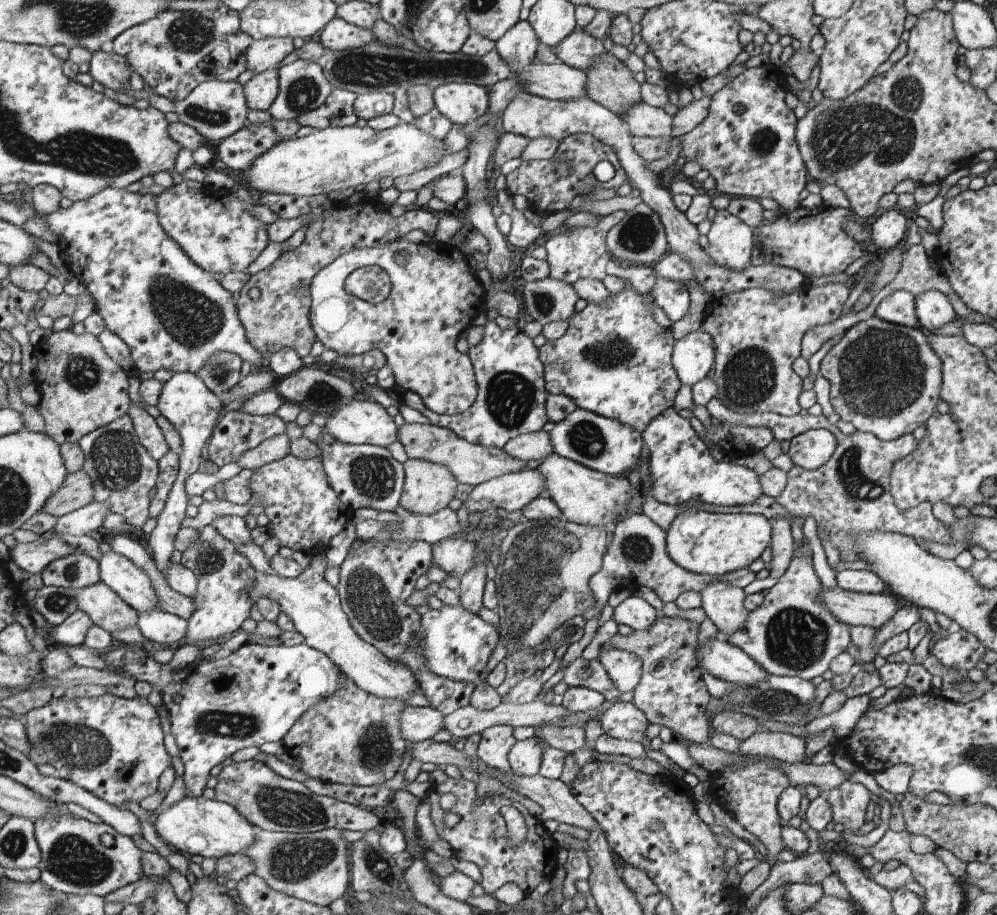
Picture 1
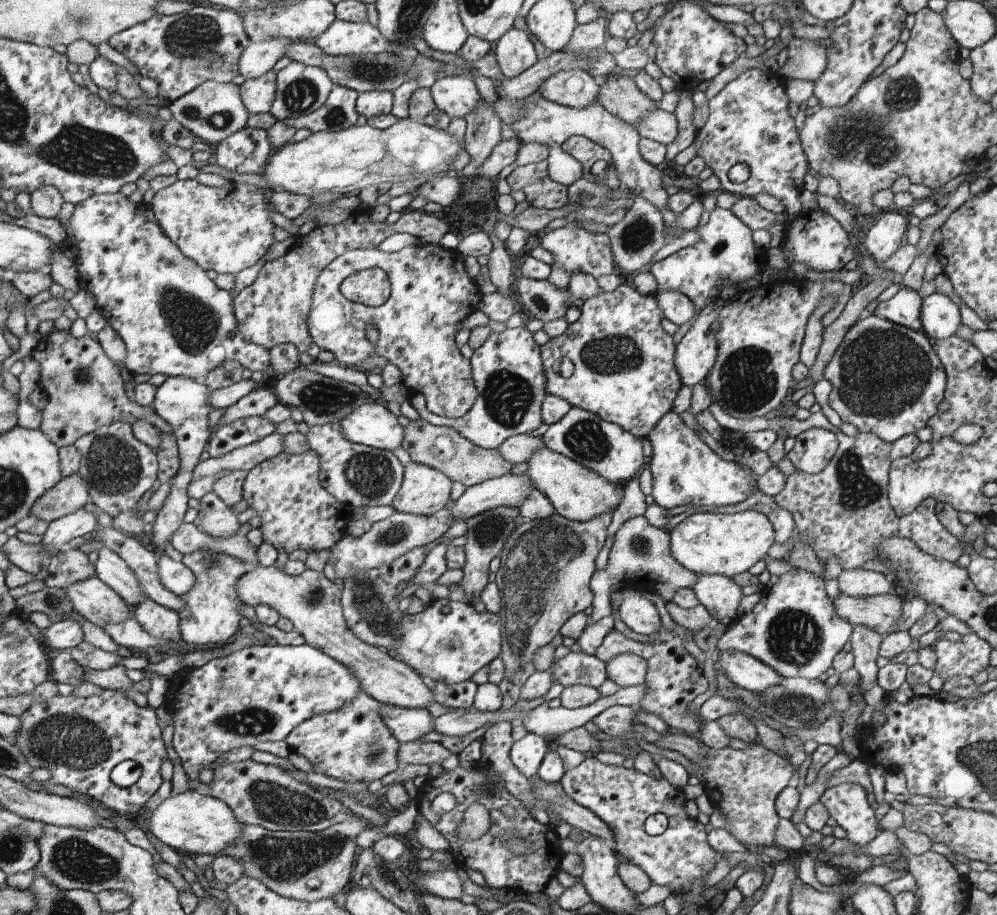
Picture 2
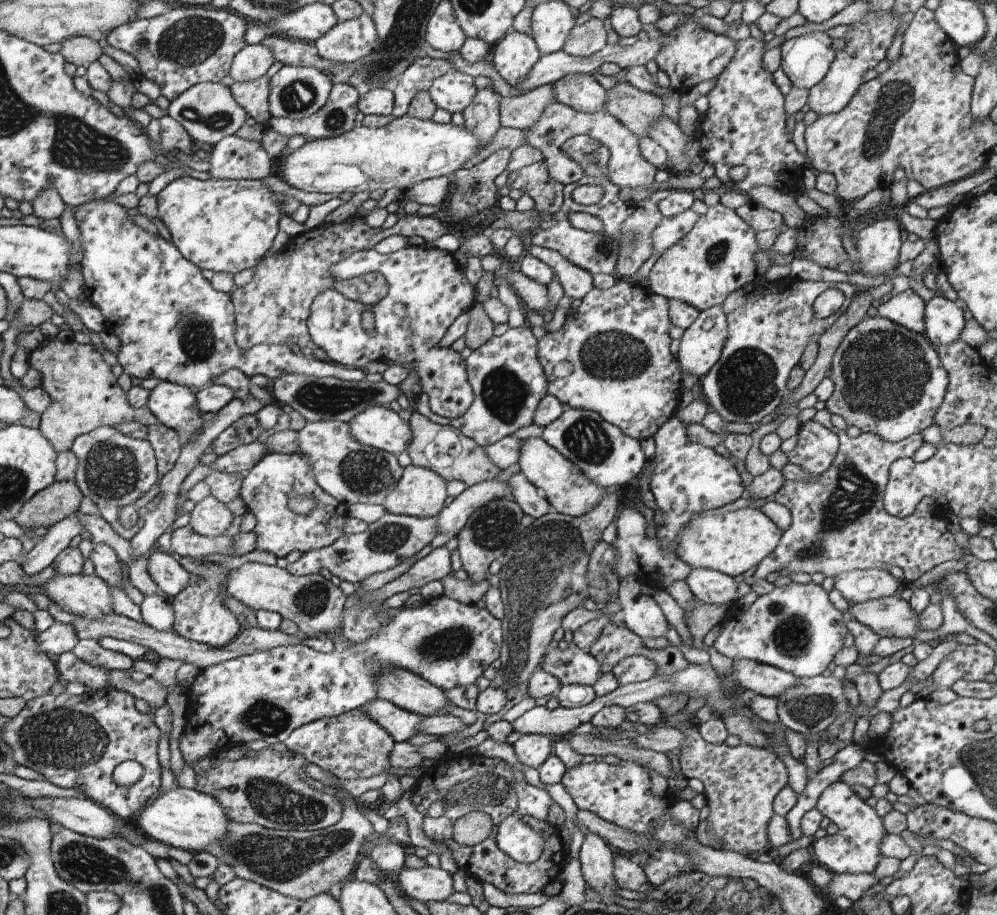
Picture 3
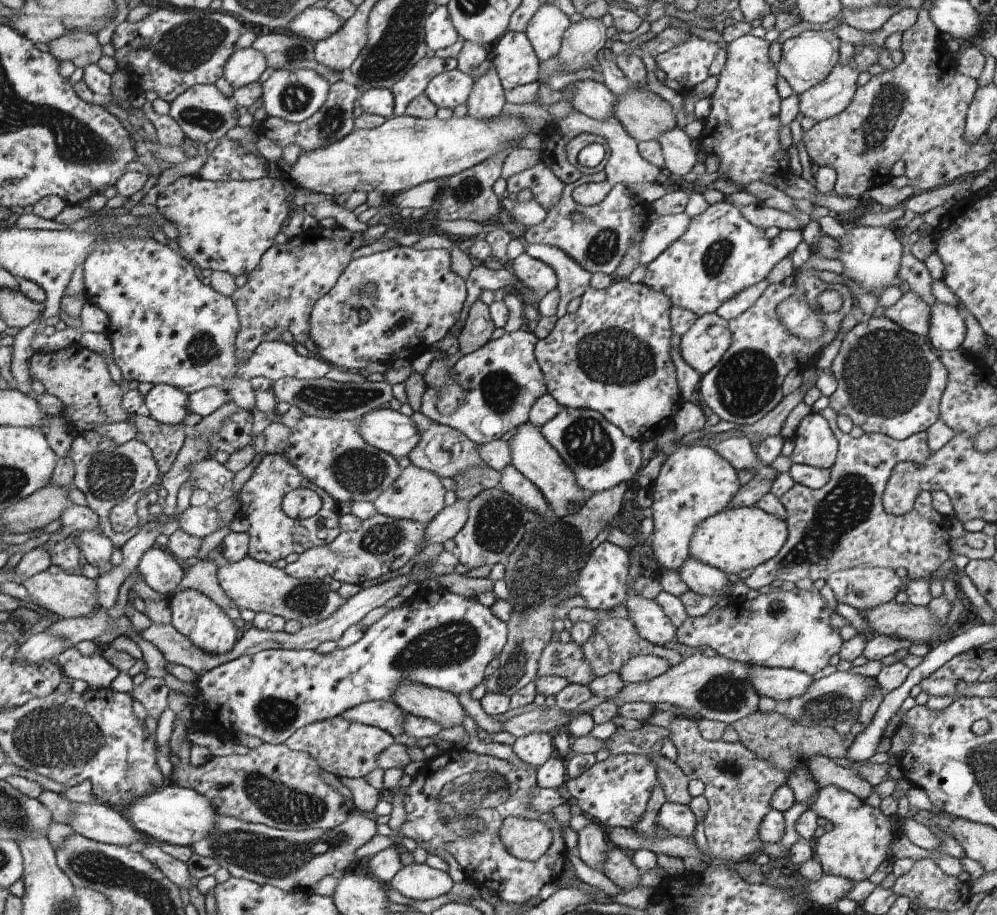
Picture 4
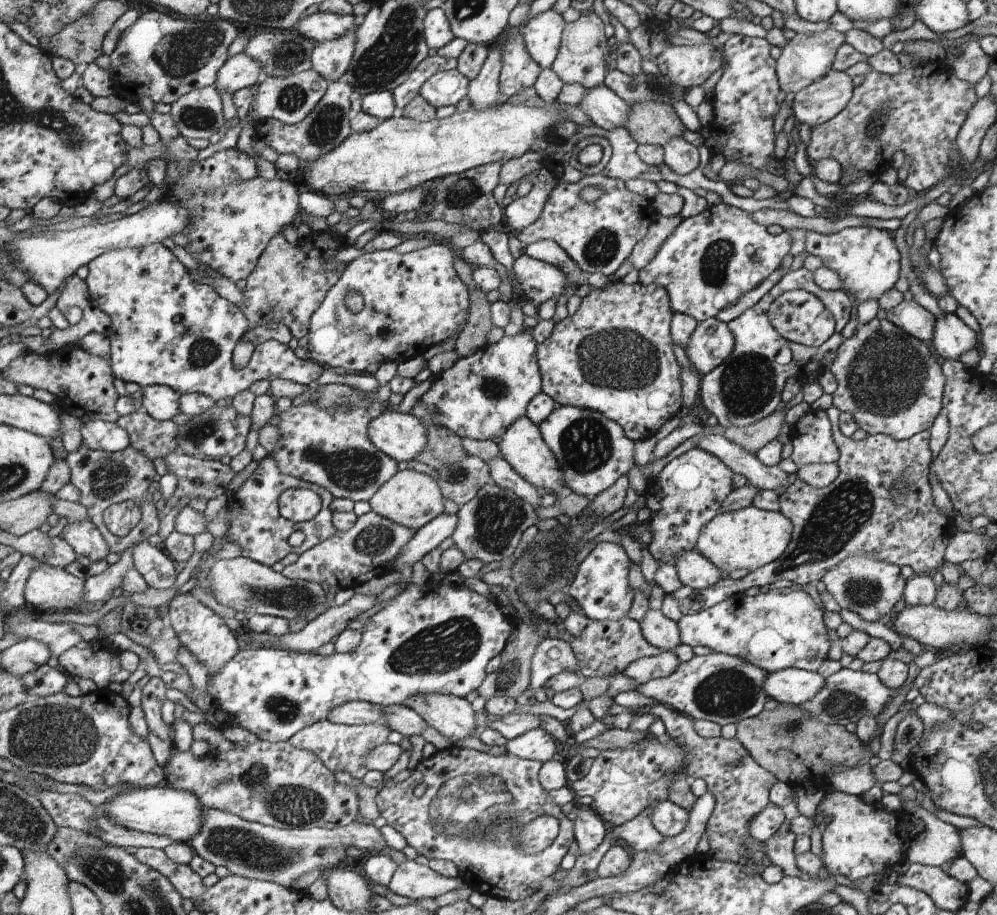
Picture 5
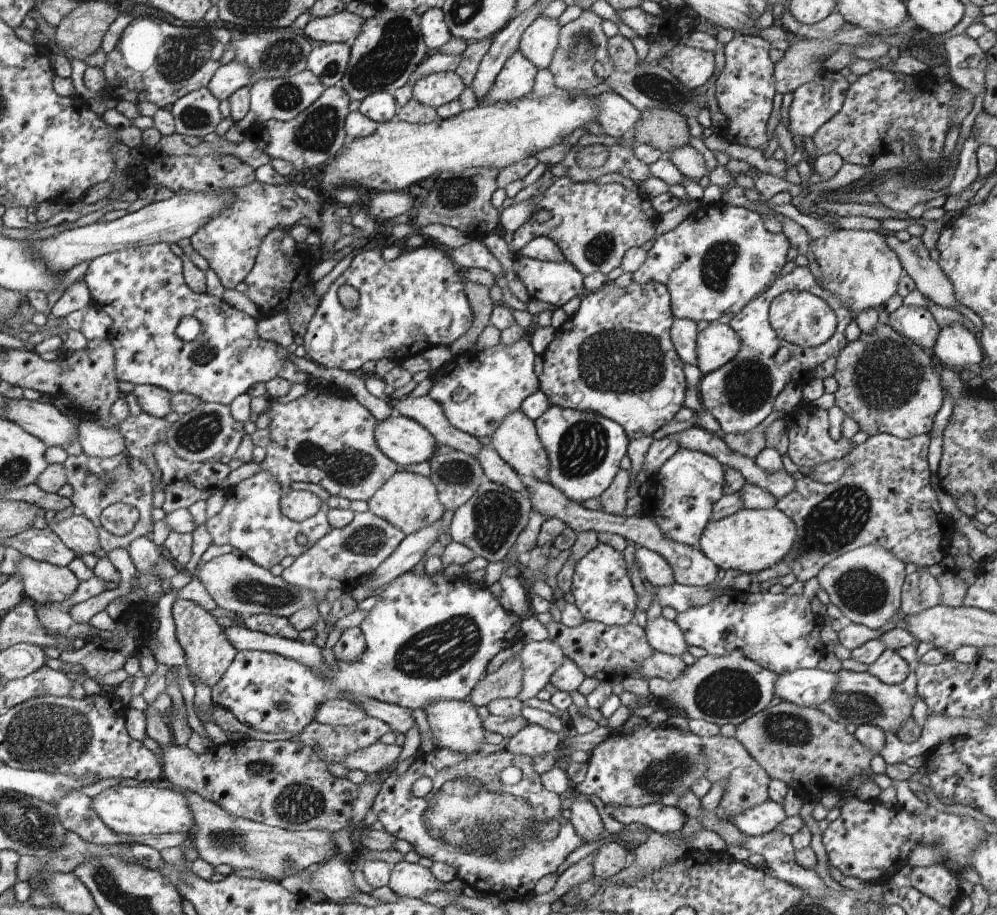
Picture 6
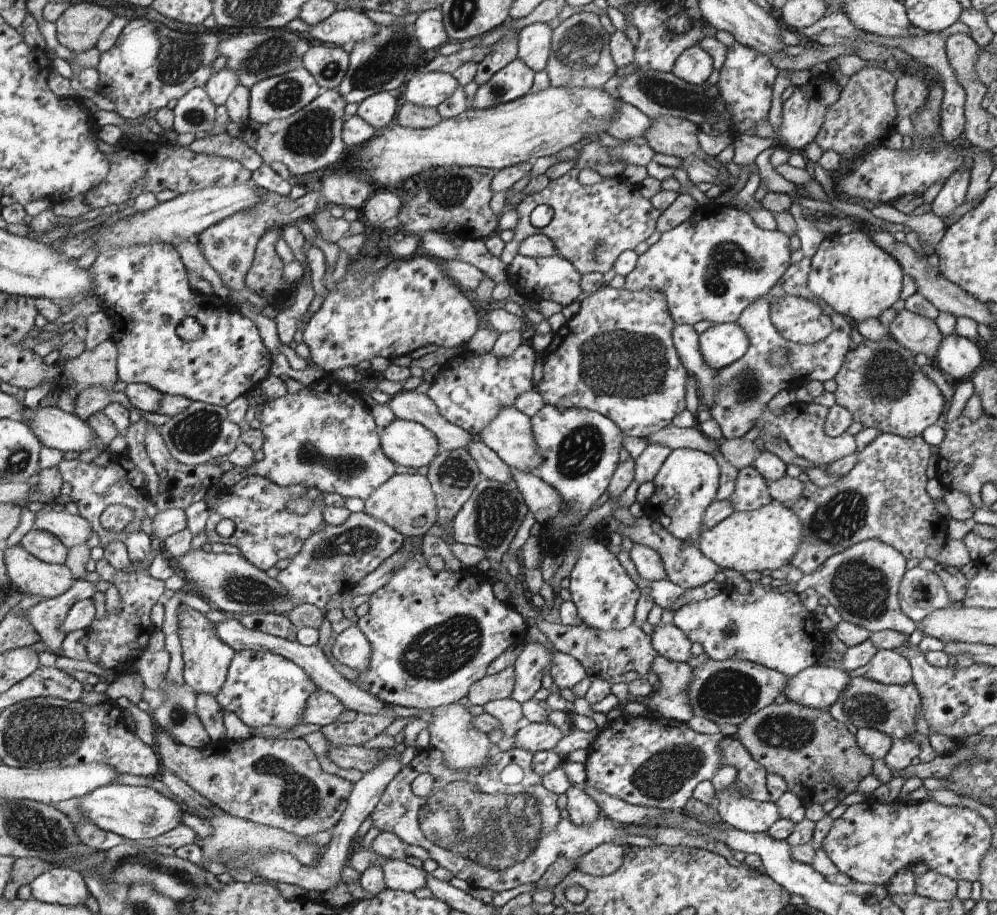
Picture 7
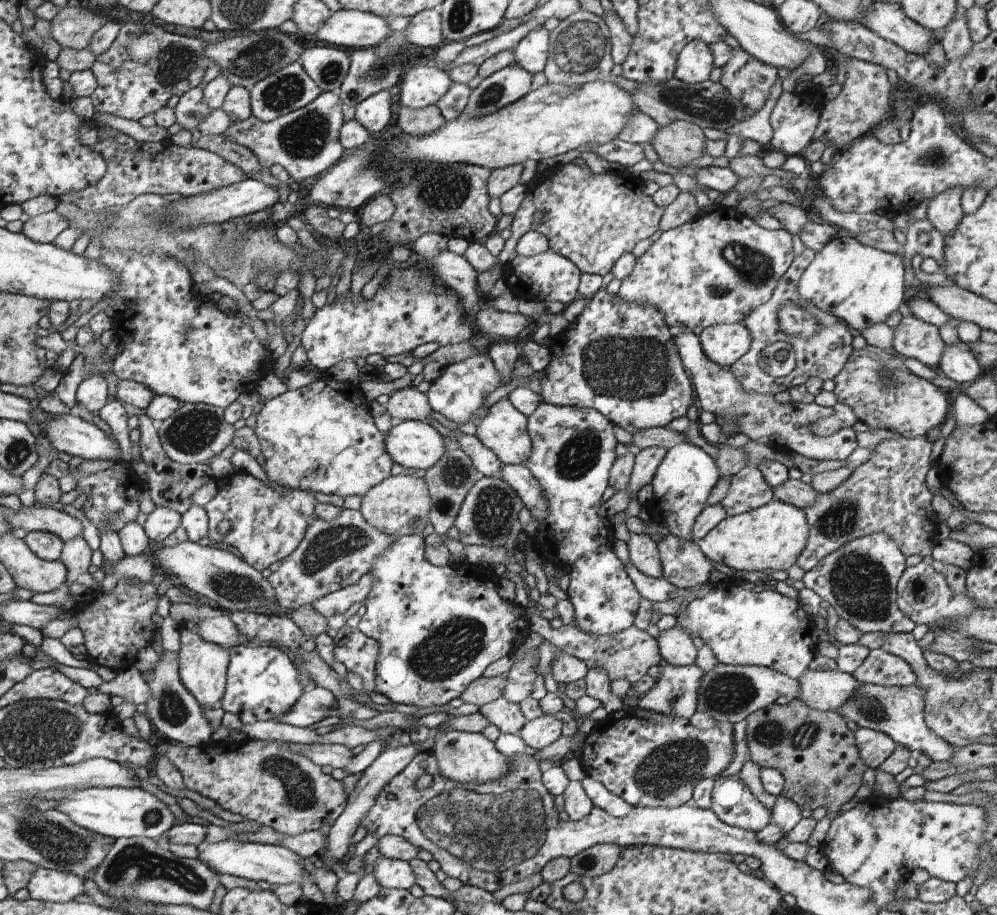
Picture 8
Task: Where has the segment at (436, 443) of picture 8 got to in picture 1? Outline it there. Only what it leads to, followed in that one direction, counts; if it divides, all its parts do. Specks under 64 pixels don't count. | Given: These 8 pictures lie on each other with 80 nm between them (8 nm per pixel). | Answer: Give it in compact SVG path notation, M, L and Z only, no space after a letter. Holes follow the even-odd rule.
M360 398L334 410L321 423L322 428L337 441L349 445L390 446L399 430L382 404Z

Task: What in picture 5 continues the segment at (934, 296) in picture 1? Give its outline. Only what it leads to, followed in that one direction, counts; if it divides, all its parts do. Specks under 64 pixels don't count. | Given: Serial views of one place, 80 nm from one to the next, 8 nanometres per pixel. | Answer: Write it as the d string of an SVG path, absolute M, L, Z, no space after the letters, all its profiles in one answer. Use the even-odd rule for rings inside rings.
M944 313L936 319L934 338L929 344L941 360L960 360L962 354L979 348L979 336L955 313Z

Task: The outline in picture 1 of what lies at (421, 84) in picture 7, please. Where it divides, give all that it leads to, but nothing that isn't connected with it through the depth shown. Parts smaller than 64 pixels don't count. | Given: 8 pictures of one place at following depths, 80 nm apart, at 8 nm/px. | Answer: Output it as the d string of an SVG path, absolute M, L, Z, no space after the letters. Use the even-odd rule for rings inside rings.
M466 81L444 83L433 89L435 107L453 123L469 124L488 112L490 95L484 85Z

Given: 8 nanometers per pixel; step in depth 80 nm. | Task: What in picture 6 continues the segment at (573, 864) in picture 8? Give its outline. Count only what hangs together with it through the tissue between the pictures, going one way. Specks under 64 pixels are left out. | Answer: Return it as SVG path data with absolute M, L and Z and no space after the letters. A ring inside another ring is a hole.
M617 842L603 845L592 859L594 876L601 880L610 879L621 872L630 862L627 848Z

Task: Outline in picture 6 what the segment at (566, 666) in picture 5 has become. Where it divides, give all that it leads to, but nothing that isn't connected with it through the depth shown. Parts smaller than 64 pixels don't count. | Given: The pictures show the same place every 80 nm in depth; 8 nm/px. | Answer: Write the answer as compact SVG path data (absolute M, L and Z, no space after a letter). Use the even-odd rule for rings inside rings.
M556 642L525 643L521 652L524 667L523 690L517 699L520 702L535 697L551 681L552 674L560 669L567 656Z

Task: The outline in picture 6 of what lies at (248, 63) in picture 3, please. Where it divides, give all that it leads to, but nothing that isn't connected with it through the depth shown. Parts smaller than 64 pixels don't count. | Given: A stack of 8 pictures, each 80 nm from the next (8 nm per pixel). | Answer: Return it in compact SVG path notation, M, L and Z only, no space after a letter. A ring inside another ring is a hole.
M233 60L220 66L207 89L212 92L216 100L221 102L229 99L236 90L247 85L250 86L250 78L252 78L250 68L246 64L240 64Z

